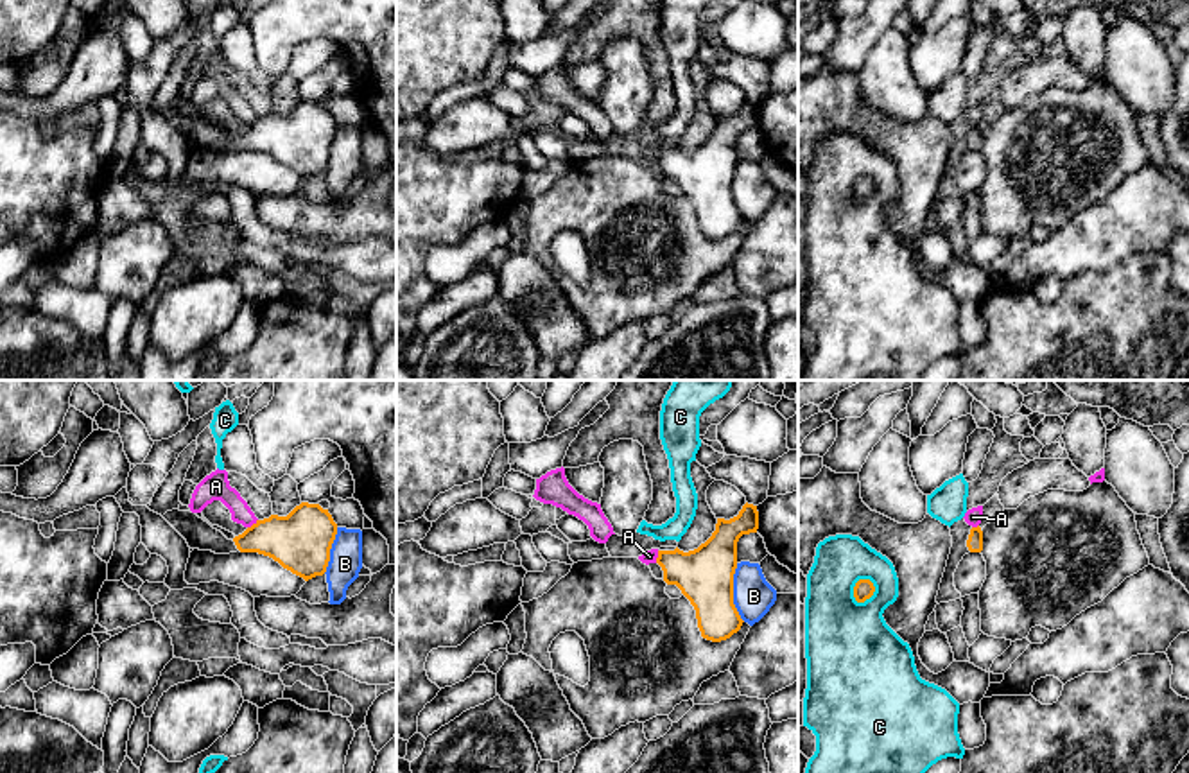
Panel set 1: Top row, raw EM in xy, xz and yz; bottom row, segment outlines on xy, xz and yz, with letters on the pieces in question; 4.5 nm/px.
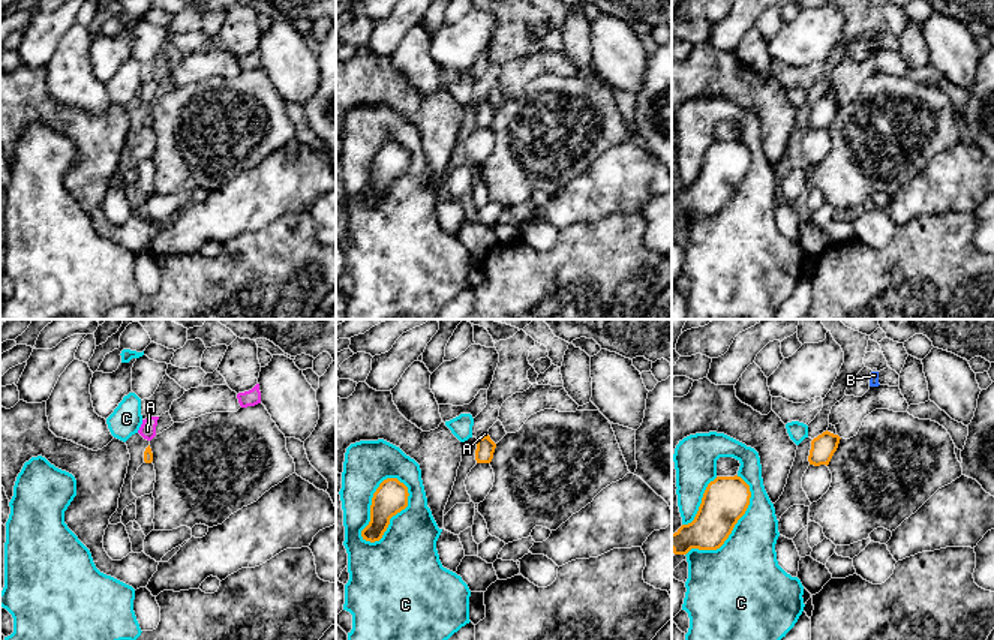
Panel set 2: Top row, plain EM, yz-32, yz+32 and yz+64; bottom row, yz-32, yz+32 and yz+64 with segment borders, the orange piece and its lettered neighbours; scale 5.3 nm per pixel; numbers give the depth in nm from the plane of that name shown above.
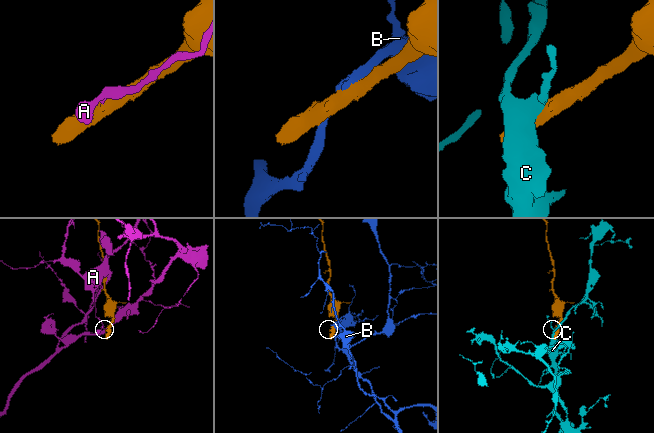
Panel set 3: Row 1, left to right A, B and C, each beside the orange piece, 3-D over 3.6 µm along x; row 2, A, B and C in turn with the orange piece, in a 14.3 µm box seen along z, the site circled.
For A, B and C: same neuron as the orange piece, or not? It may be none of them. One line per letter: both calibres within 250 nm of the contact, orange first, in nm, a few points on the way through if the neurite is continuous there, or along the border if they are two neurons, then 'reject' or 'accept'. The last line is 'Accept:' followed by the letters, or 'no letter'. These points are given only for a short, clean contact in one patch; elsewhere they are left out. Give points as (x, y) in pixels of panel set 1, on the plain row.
A: 280 nm thick on the orange side, 130 nm on the other; border along xy (257, 117), (248, 126); reject
B: 260 nm thick on the orange side, 180 nm on the other; reject
C: 90 nm thick on the orange side, 380 nm on the other; reject
Accept: no letter

